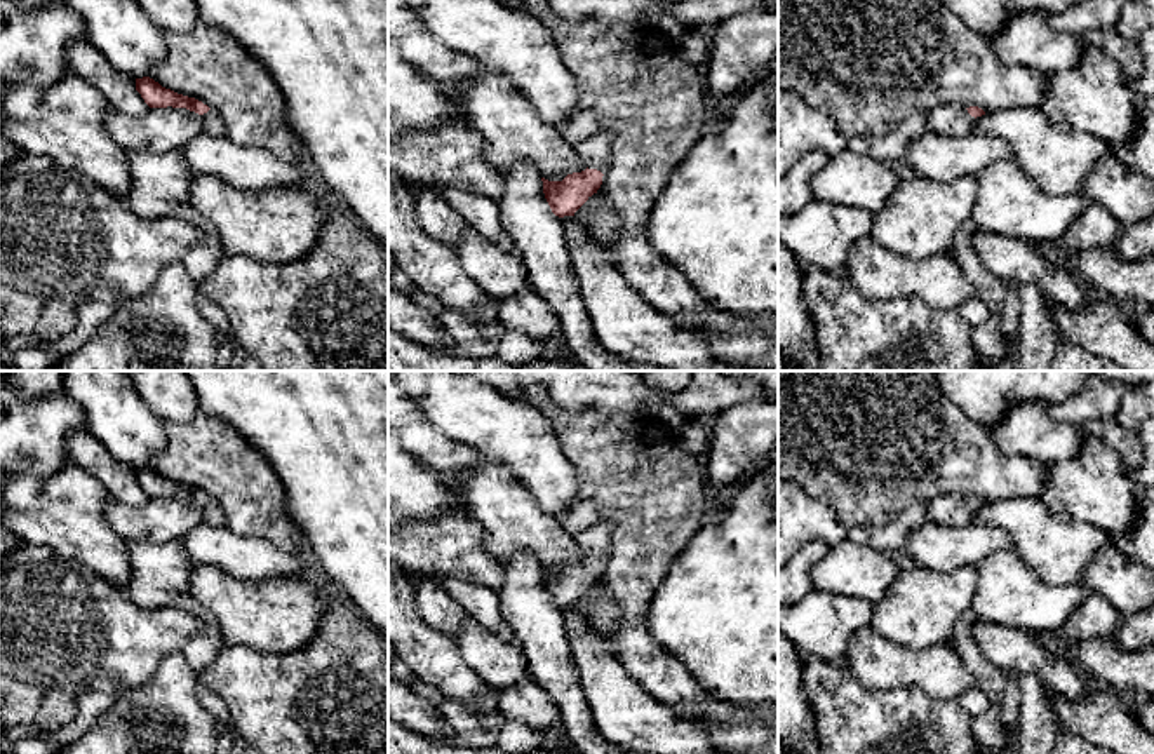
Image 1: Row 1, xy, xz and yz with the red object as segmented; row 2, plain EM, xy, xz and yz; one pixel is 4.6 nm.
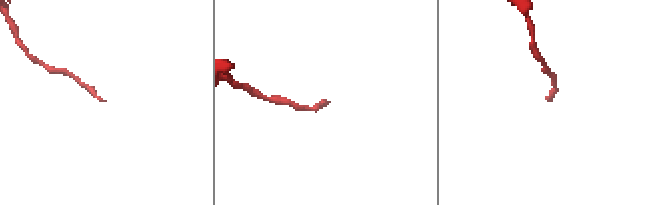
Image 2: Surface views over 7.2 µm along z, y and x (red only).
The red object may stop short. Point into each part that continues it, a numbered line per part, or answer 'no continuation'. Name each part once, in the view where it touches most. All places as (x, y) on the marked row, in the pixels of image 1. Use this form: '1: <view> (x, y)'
1: xz (594, 152)

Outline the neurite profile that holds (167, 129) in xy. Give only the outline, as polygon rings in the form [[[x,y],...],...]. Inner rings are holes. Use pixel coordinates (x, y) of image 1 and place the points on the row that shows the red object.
[[[150,108],[143,117],[127,117],[115,110],[106,115],[106,127],[111,139],[125,151],[169,153],[183,151],[197,136],[204,134],[202,117],[186,108]]]

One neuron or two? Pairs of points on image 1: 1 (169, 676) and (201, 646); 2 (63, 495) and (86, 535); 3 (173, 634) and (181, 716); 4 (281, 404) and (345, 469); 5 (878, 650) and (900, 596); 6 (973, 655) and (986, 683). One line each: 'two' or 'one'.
1: two
2: one
3: two
4: one
5: two
6: one

